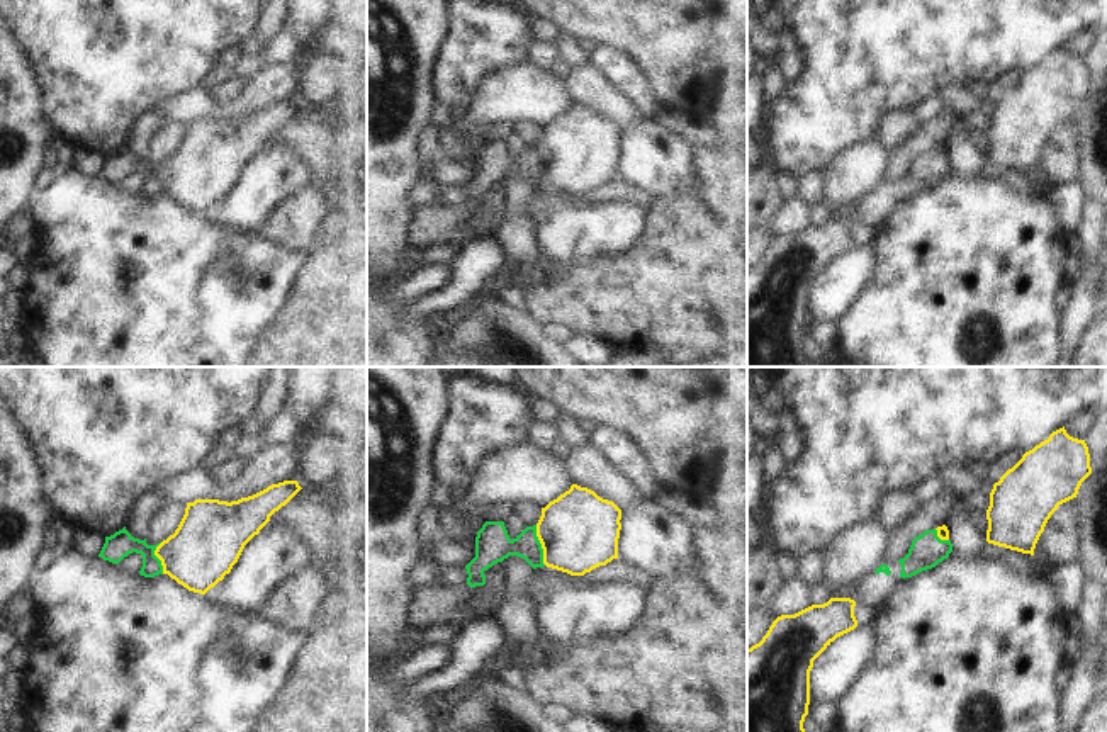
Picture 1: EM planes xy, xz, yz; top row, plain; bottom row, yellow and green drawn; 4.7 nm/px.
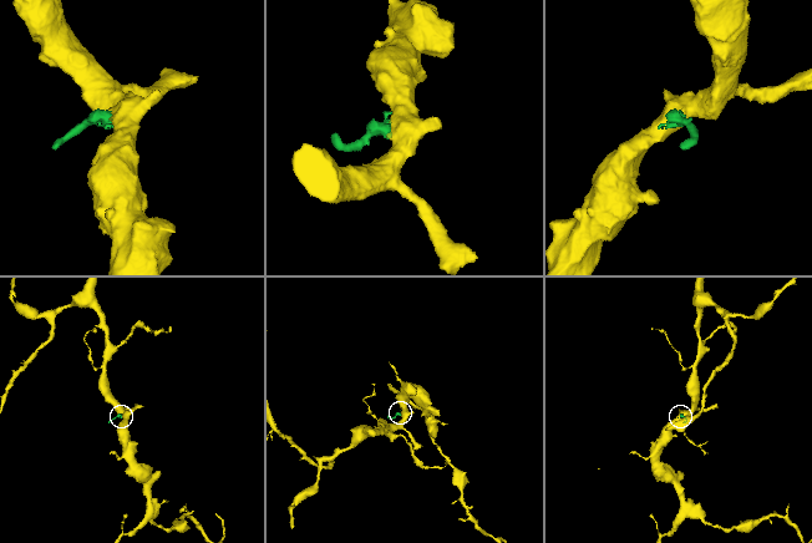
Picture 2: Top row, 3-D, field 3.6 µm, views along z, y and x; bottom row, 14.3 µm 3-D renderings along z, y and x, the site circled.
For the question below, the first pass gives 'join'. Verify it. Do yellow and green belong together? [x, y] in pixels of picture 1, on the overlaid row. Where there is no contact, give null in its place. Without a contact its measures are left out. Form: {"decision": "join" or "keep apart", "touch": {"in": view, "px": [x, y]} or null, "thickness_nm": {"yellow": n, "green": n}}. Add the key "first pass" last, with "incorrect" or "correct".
{"decision": "join", "touch": {"in": "xz", "px": [542, 546]}, "thickness_nm": {"yellow": 380, "green": 170}, "first pass": "correct"}

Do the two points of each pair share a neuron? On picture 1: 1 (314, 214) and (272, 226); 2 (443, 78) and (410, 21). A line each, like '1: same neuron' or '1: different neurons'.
1: same neuron
2: different neurons

